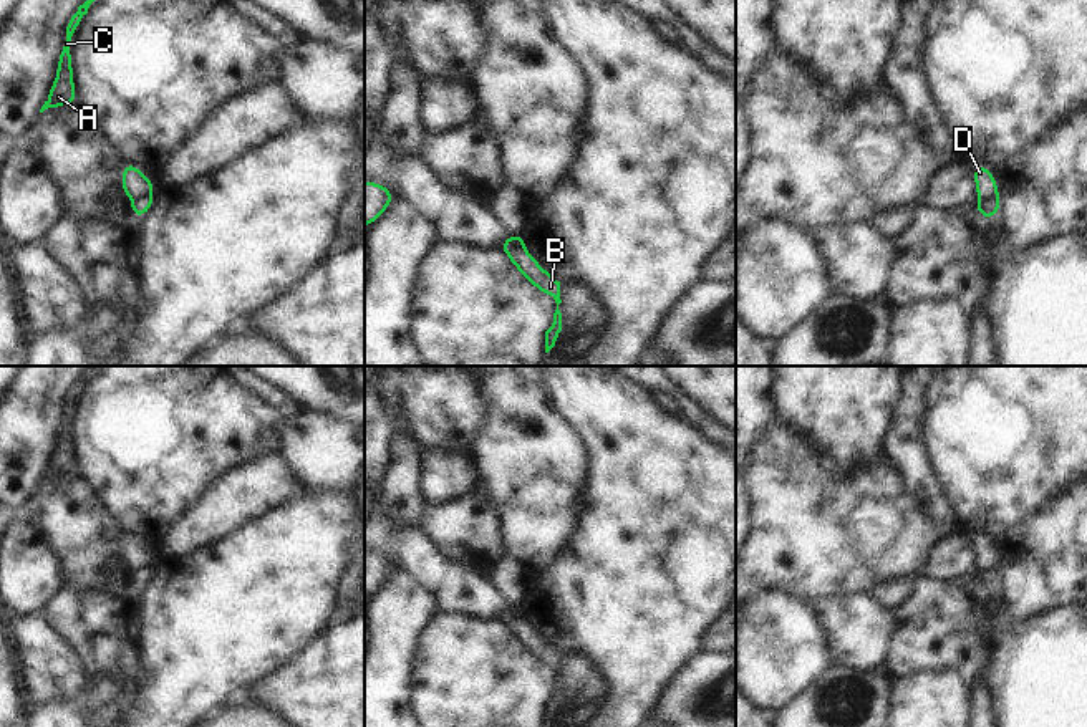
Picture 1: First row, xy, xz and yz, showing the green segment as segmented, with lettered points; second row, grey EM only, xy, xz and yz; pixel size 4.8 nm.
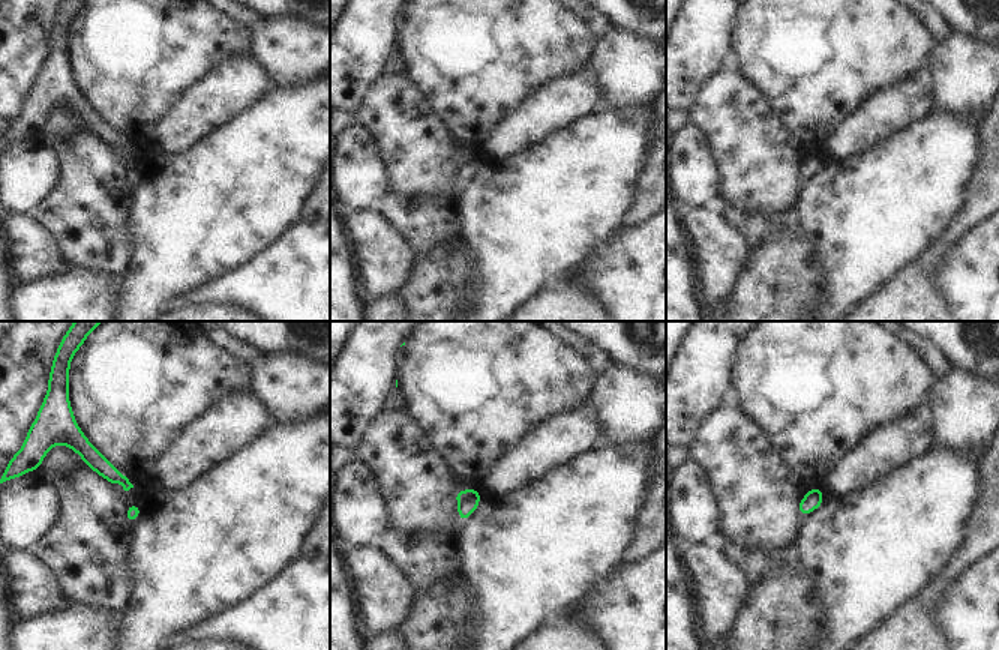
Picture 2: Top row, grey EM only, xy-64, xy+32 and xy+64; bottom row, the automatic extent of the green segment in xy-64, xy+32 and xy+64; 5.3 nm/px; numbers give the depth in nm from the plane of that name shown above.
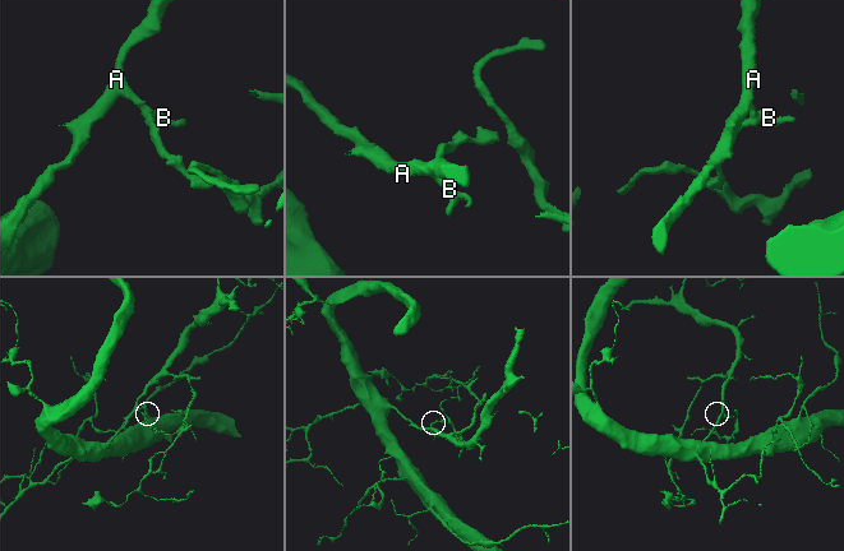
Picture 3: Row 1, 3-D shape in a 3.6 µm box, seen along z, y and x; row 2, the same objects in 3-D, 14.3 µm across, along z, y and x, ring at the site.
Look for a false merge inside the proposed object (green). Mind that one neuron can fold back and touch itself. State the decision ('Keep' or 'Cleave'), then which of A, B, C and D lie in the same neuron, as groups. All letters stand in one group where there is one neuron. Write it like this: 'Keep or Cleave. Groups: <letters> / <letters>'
Cleave. Groups: A C D / B

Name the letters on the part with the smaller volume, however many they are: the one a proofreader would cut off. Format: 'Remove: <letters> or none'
Remove: B

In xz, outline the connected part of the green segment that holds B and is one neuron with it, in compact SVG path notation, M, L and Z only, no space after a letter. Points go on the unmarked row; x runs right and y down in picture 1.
M524 603L515 606L515 614L507 623L509 631L515 639L540 662L552 667L557 674L553 684L553 692L545 702L545 724L548 724L558 712L562 702L562 684L558 681L560 671L560 652L548 643L545 643L540 634L527 623L524 616Z

